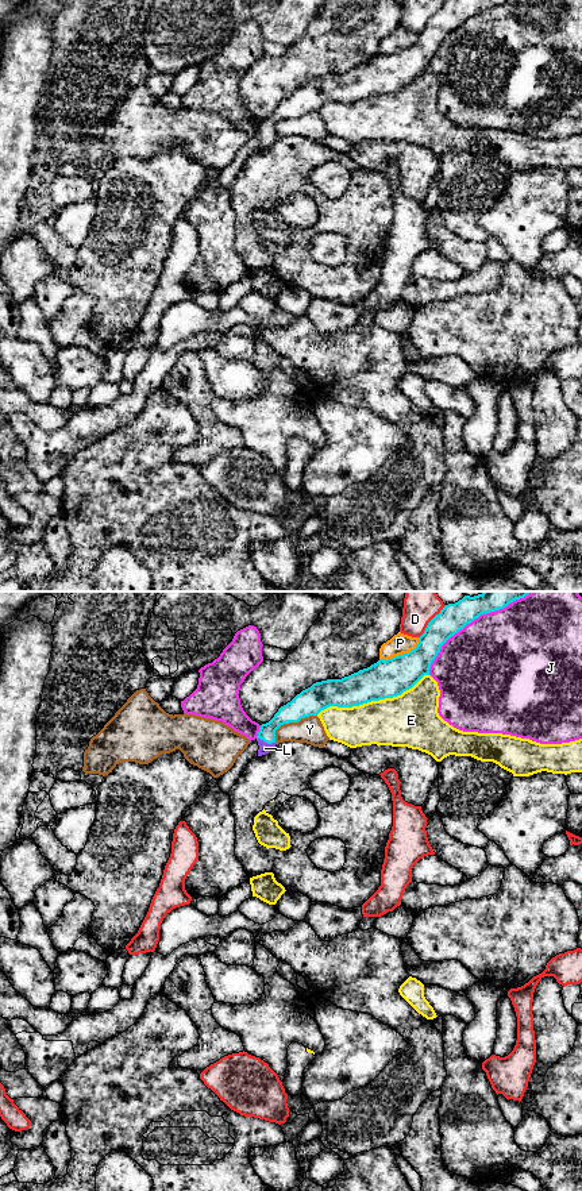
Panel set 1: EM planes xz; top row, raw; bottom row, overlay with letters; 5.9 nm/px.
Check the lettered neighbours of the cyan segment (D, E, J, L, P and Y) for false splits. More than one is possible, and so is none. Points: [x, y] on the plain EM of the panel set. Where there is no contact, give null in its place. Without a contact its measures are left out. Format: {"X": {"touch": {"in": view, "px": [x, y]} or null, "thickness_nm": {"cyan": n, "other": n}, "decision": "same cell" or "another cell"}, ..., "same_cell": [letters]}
{"D": {"touch": {"in": "xz", "px": [430, 16]}, "thickness_nm": {"cyan": 160, "other": 160}, "decision": "another cell"}, "E": {"touch": {"in": "xz", "px": [372, 95]}, "thickness_nm": {"cyan": 220, "other": 320}, "decision": "another cell"}, "J": {"touch": {"in": "xz", "px": [461, 23]}, "thickness_nm": {"cyan": 160, "other": 480}, "decision": "another cell"}, "L": {"touch": {"in": "xz", "px": [266, 137]}, "thickness_nm": {"cyan": 120, "other": 70}, "decision": "same cell"}, "P": {"touch": {"in": "xz", "px": [403, 49]}, "thickness_nm": {"cyan": 220, "other": 120}, "decision": "another cell"}, "Y": {"touch": {"in": "xz", "px": [290, 116]}, "thickness_nm": {"cyan": 160, "other": 160}, "decision": "another cell"}, "same_cell": ["L"]}

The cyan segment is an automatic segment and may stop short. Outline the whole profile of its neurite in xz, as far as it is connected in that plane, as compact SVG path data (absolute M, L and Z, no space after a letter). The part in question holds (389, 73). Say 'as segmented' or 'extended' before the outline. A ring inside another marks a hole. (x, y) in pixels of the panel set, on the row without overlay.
extended; M446 0L427 20L419 39L408 49L379 54L367 63L342 74L327 74L302 85L281 101L274 112L262 119L257 131L258 151L269 149L277 139L275 126L289 117L317 111L329 101L352 103L371 96L393 93L412 84L429 63L442 41L481 9L508 0Z

